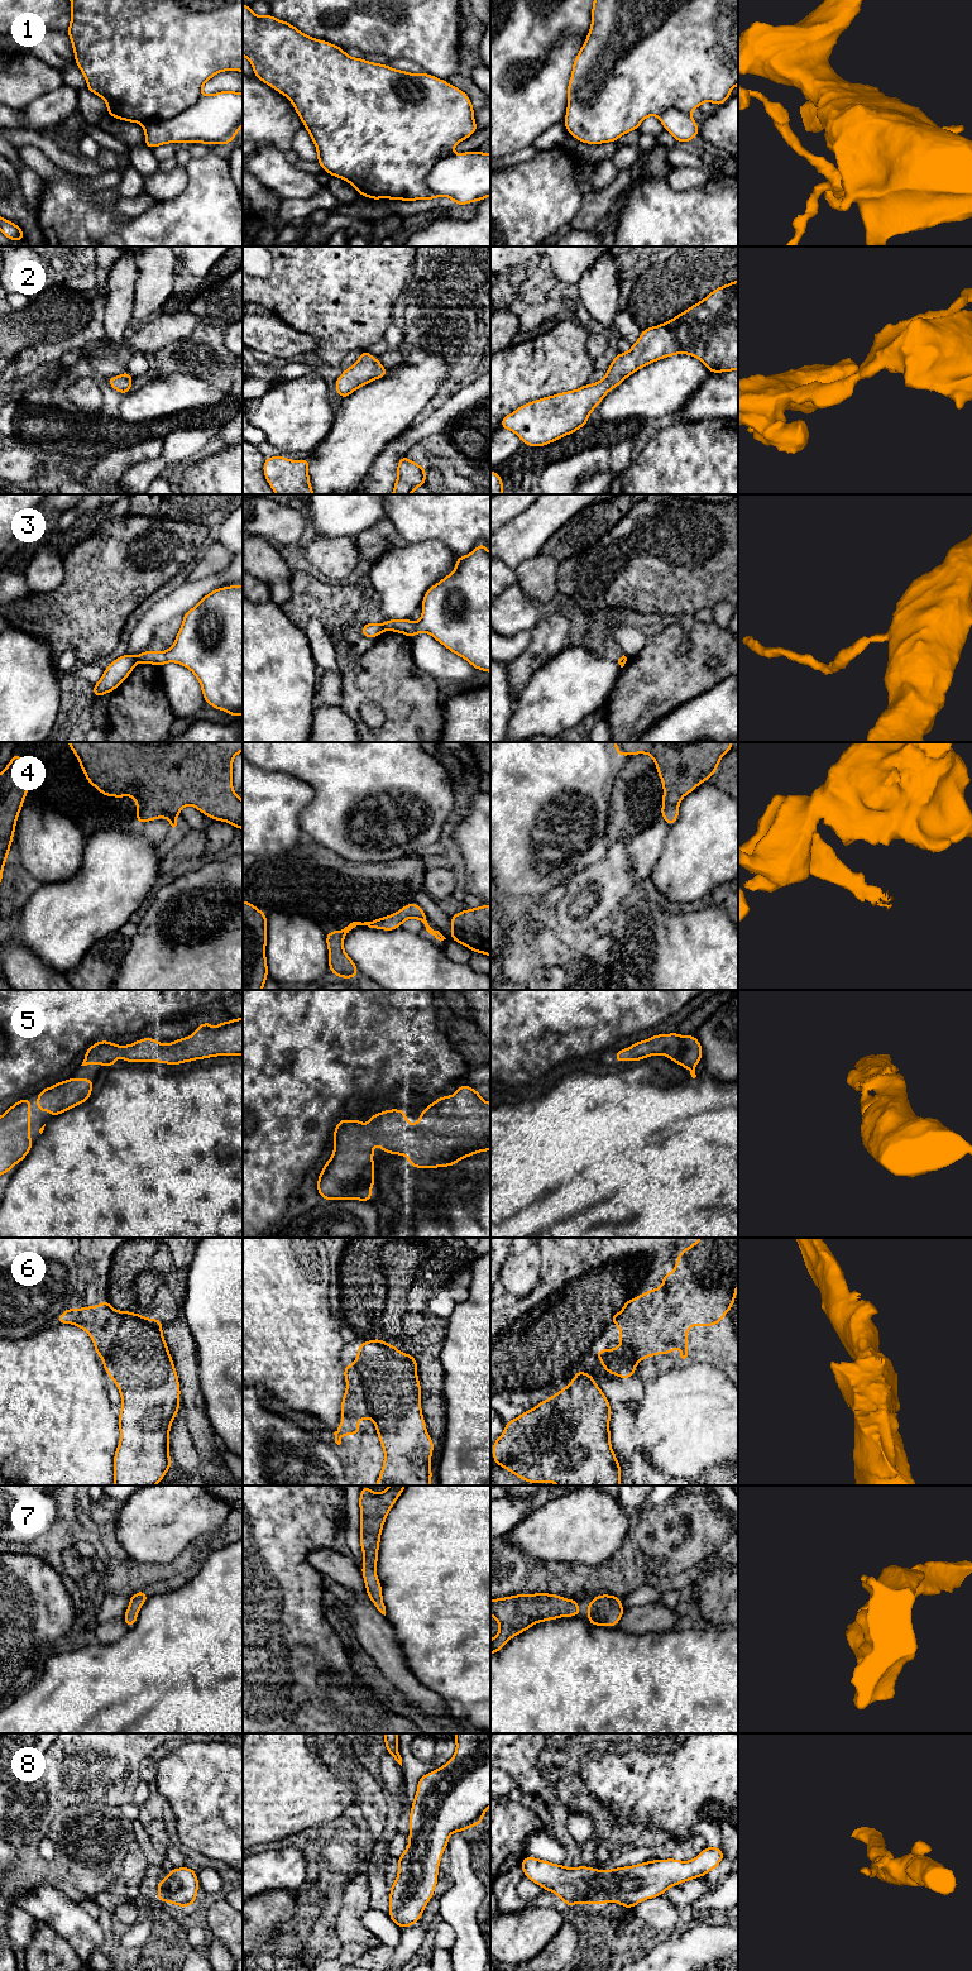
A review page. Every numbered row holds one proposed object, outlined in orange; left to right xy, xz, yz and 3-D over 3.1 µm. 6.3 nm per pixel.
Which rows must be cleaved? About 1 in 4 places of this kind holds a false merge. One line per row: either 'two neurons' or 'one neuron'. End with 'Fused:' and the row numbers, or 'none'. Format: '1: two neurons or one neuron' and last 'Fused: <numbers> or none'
1: two neurons
2: one neuron
3: two neurons
4: one neuron
5: one neuron
6: one neuron
7: one neuron
8: one neuron
Fused: 1, 3

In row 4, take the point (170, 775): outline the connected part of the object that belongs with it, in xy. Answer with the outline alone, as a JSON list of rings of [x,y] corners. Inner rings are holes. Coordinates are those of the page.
[[[67,742],[77,757],[80,766],[85,774],[86,780],[95,786],[104,796],[133,796],[137,803],[138,812],[135,813],[137,824],[144,822],[155,821],[161,817],[166,817],[168,823],[174,828],[181,809],[185,805],[193,805],[204,815],[212,818],[214,821],[222,821],[233,824],[238,829],[243,829],[243,800],[233,789],[233,760],[234,756],[243,751],[243,742]]]

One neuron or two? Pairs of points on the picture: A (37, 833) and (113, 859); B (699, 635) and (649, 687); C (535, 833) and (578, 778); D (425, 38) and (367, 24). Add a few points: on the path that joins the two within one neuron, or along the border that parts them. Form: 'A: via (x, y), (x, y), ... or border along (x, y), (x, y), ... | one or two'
A: border along (86, 838), (82, 864), (72, 876) | two
B: via (698, 651), (670, 679), (665, 679) | one
C: via (547, 818), (559, 807), (564, 805), (564, 793) | one
D: via (411, 28), (392, 28), (387, 24), (381, 24) | one

